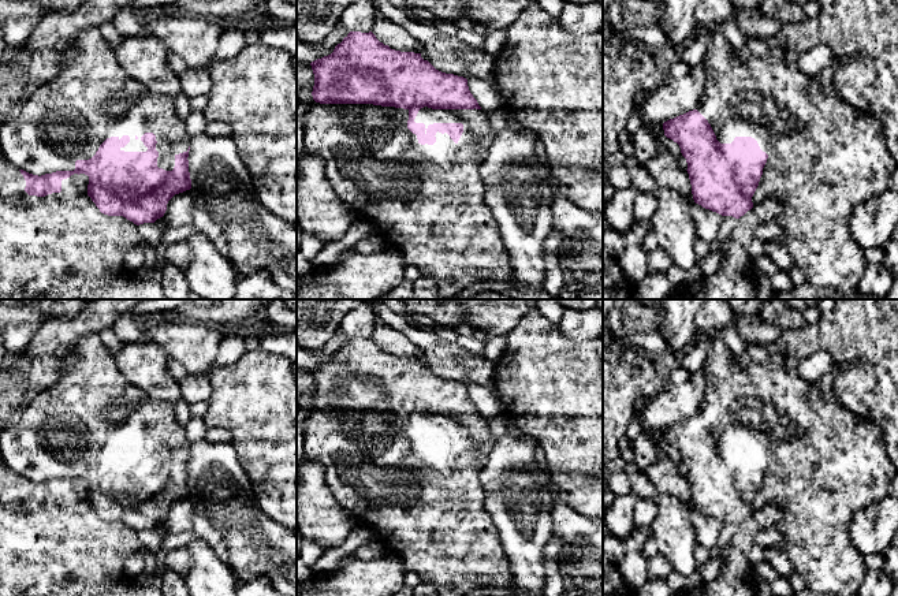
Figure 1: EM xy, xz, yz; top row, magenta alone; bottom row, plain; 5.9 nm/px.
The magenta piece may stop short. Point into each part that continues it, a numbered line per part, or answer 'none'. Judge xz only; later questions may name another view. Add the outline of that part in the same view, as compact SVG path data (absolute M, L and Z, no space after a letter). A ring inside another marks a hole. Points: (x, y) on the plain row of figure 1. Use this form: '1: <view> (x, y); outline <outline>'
1: xz (428, 506); outline M313 409L303 424L305 440L303 452L308 458L318 461L324 466L325 481L332 491L336 500L349 509L357 521L373 526L380 534L380 544L385 550L399 554L407 571L418 574L422 582L432 582L436 586L439 596L467 596L478 588L503 588L508 591L513 586L513 577L510 570L510 560L503 548L498 526L495 525L491 514L484 507L484 491L480 480L480 473L485 466L488 457L496 443L495 436L489 429L487 418L482 416L432 416L424 413L418 417L414 428L424 429L425 435L433 429L462 429L463 439L455 450L447 439L436 439L436 448L433 451L421 451L417 442L407 435L409 416L395 413L381 413L373 410L320 410Z

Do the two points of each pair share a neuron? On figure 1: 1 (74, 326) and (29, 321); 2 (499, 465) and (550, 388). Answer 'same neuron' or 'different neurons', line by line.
1: different neurons
2: different neurons

